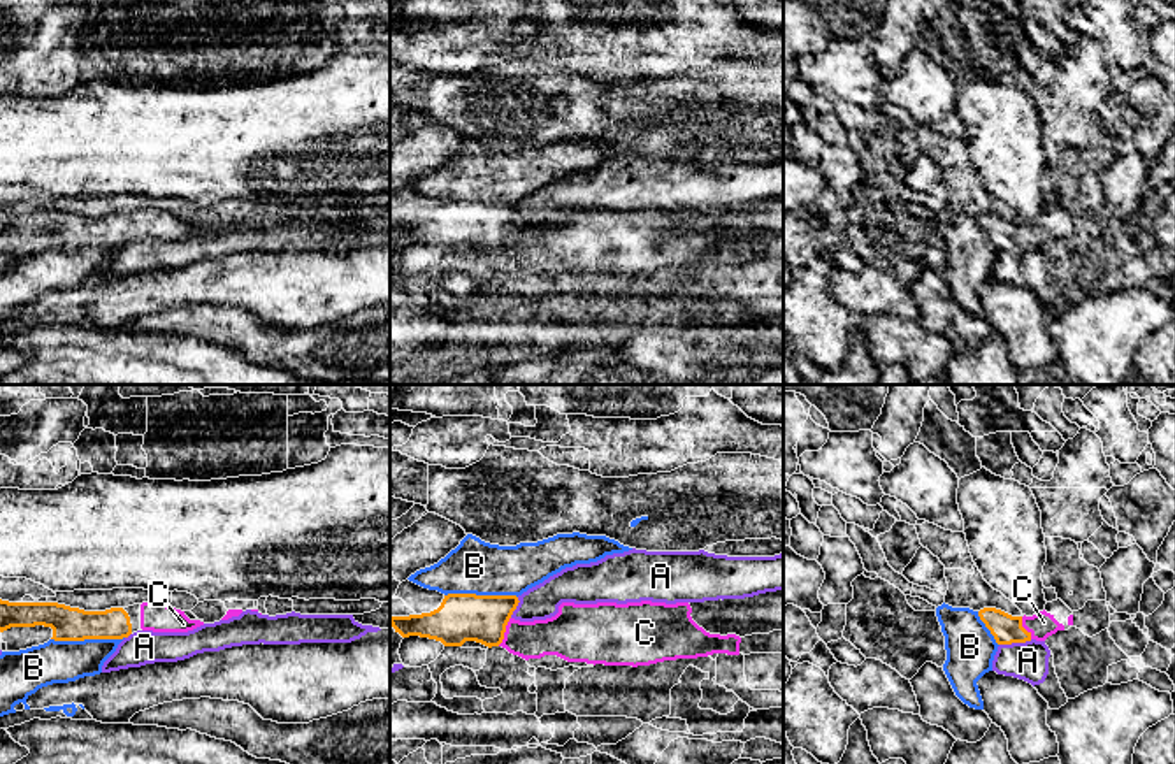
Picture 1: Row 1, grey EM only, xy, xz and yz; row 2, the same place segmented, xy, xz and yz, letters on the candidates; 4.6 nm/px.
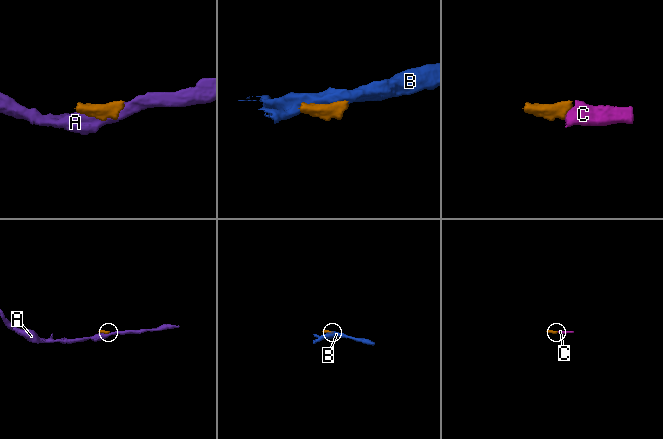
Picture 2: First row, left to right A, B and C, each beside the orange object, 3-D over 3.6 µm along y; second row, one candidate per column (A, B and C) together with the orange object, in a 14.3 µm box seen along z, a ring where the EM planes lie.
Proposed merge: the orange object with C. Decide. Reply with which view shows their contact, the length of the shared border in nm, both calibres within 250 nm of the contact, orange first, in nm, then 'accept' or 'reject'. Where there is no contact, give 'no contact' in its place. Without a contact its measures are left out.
meets orange in xz; contact 150 nm long; 220 nm thick on the orange side, 180 nm on the other; accept

